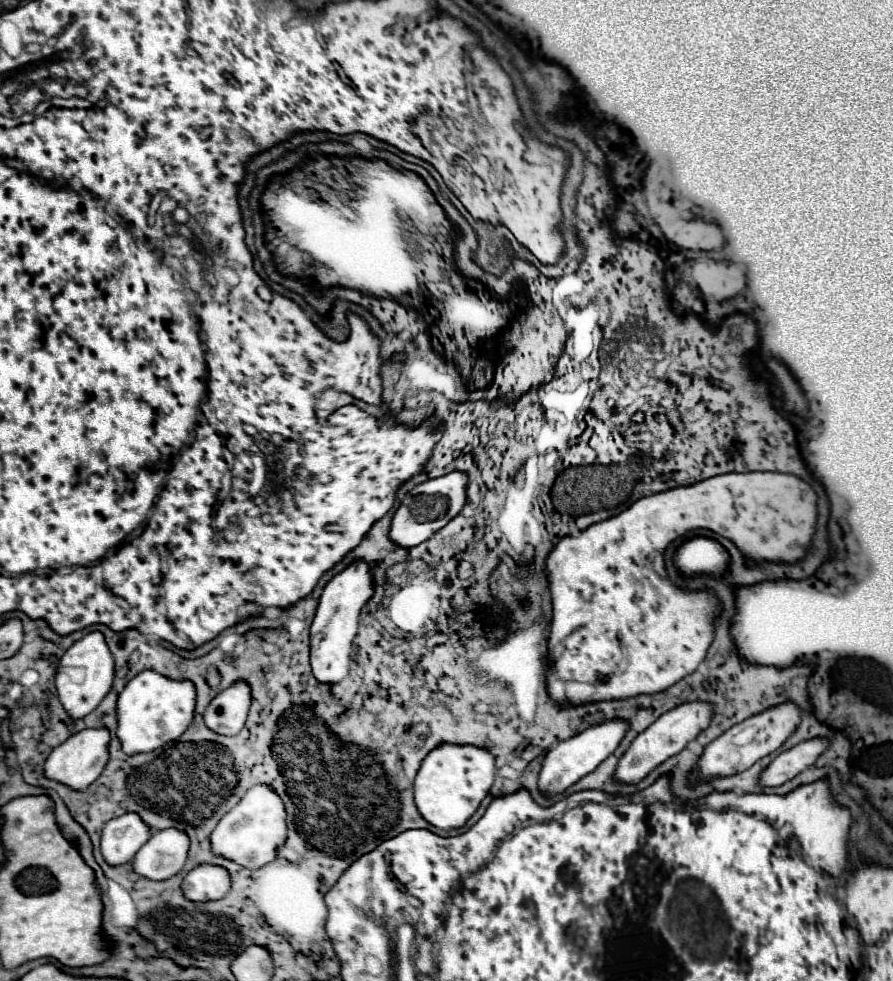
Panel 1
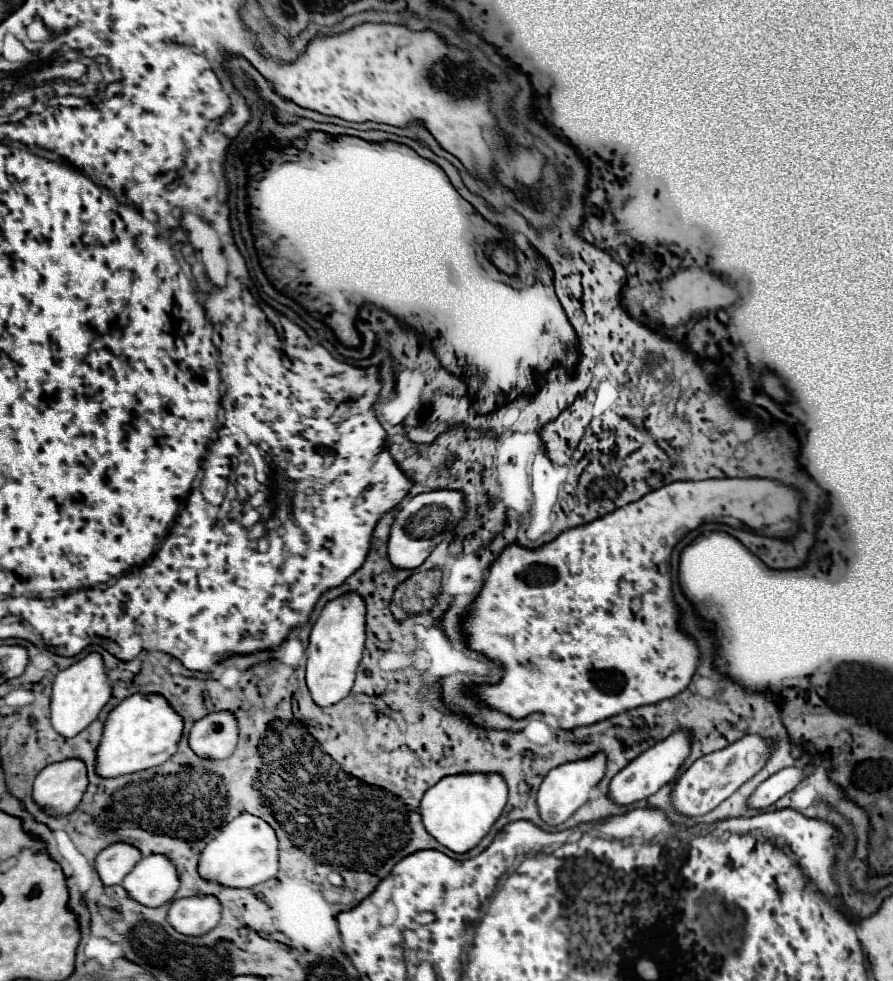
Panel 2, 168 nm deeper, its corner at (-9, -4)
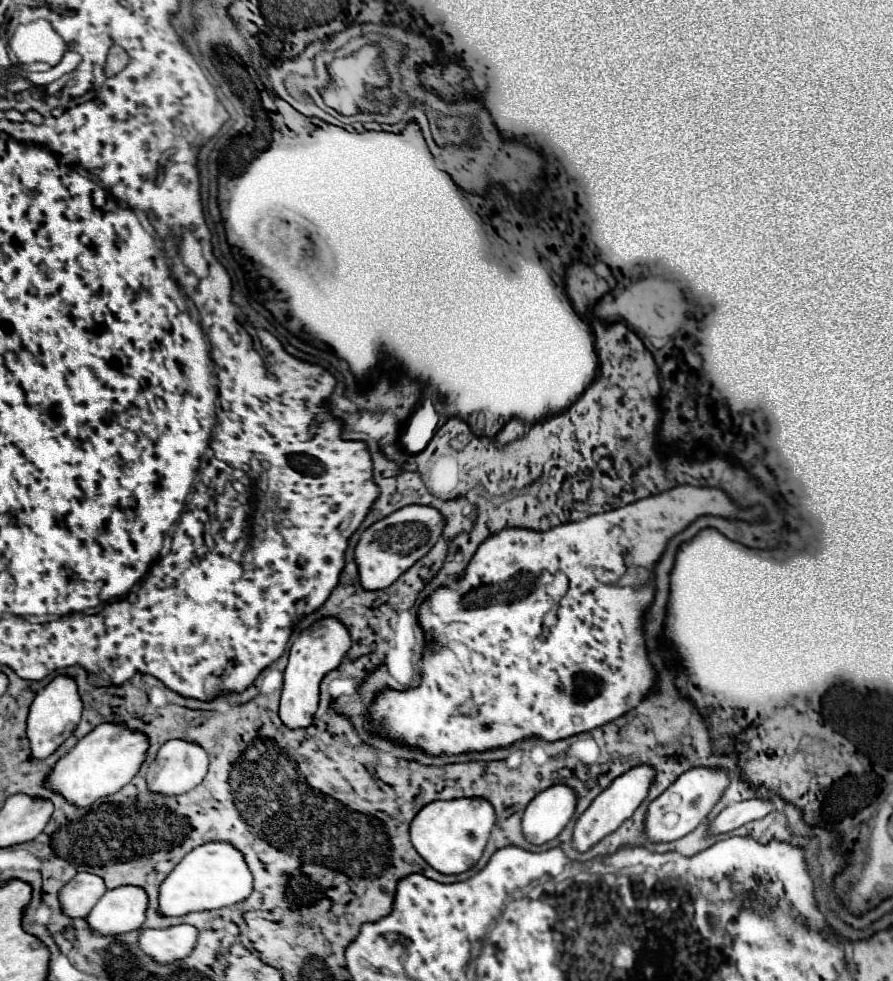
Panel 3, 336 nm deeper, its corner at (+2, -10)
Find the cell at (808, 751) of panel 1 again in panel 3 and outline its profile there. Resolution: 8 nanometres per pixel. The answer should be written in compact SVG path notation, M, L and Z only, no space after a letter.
M752 798L752 800L738 802L738 804L730 804L712 820L708 834L712 834L712 836L728 834L752 820L764 818L770 812L772 812L772 804L762 798Z

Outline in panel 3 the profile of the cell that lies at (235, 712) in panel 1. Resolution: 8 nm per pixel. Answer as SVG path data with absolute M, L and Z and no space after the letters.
M170 740L158 750L154 762L148 766L146 786L152 794L180 796L190 792L194 786L198 786L204 780L206 770L208 770L208 754L200 746L186 740Z

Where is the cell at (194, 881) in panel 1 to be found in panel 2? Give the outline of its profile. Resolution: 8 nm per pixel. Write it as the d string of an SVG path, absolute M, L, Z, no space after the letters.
M195 894L171 904L169 922L181 934L207 934L221 918L221 902L213 894Z

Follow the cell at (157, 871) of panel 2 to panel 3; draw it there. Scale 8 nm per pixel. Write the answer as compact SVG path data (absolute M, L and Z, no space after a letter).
M124 886L108 890L86 916L86 926L100 936L120 936L140 930L146 904L148 896L142 888Z

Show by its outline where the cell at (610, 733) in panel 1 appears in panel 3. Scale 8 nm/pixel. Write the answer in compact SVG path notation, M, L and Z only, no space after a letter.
M556 784L540 792L524 810L522 818L524 838L534 846L554 840L570 822L574 808L576 794L568 786Z

